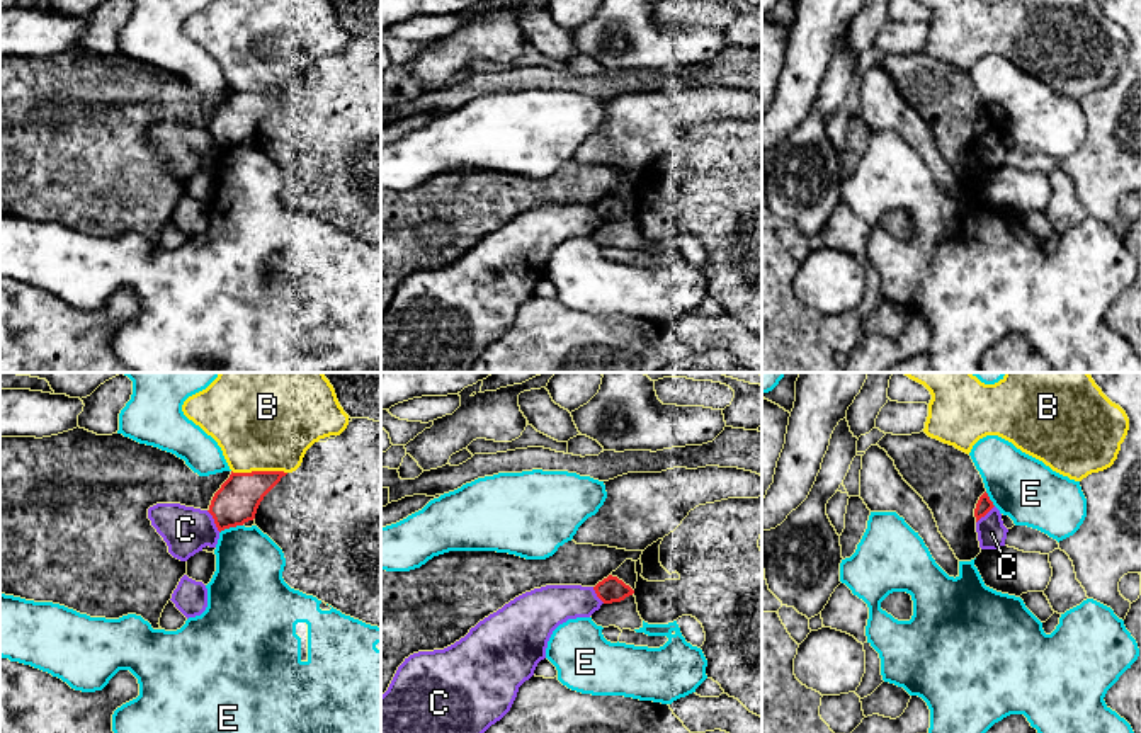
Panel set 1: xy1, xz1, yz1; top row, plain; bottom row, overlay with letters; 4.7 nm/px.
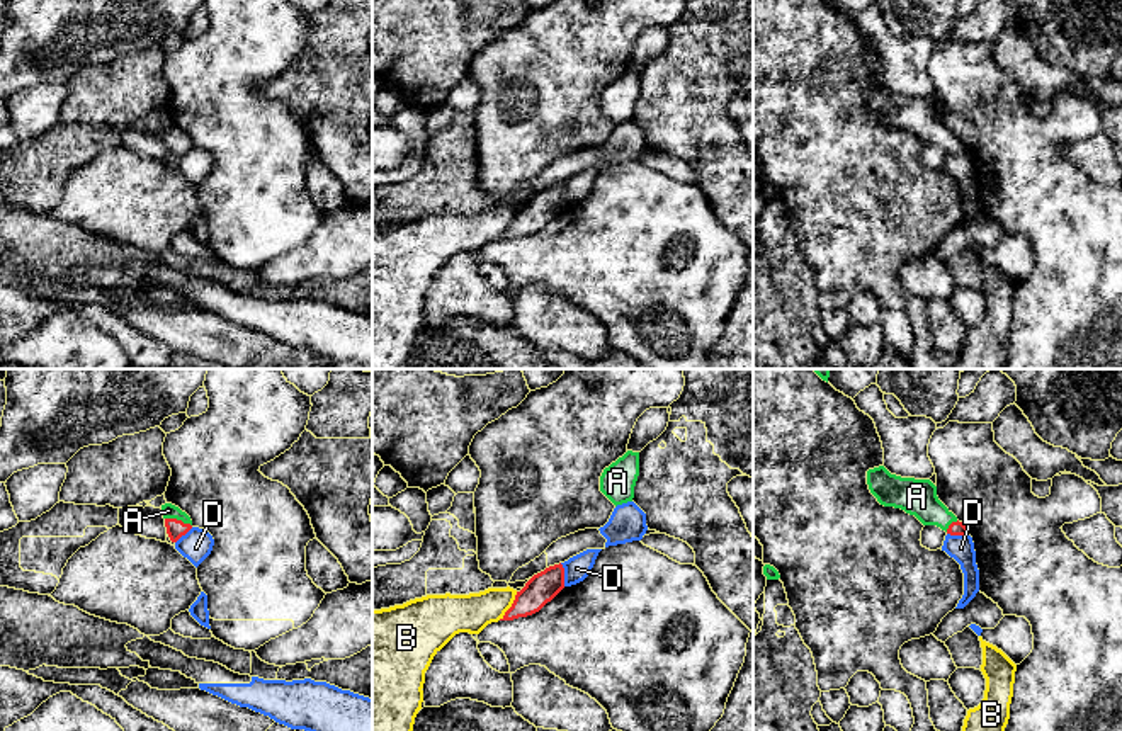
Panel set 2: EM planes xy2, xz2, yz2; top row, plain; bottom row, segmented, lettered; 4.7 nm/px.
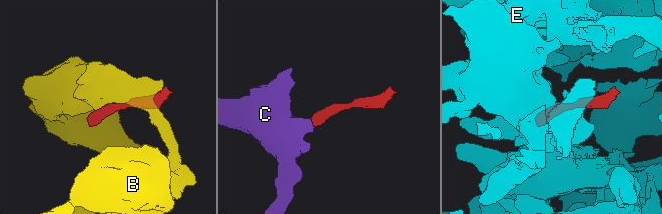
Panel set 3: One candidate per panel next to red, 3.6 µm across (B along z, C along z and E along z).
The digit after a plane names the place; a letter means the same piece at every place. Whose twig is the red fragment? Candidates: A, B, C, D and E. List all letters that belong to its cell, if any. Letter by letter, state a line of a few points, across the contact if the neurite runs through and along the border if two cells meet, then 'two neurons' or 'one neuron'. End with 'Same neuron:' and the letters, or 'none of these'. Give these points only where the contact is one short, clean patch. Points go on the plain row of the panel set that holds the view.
A: line xy2 (175, 148), (179, 140), (169, 130); one neuron
B: two neurons
C: line xy1 (206, 130), (220, 150); two neurons
D: line xz2 (560, 182), (565, 192), (565, 204); two neurons
E: two neurons
Same neuron: A

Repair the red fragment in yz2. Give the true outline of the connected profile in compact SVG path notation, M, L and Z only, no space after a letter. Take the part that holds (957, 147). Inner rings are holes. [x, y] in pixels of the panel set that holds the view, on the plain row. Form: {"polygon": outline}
{"polygon": "M879 85L867 90L867 104L881 124L901 128L950 155L969 155L969 148L938 119L930 99L901 97Z"}

